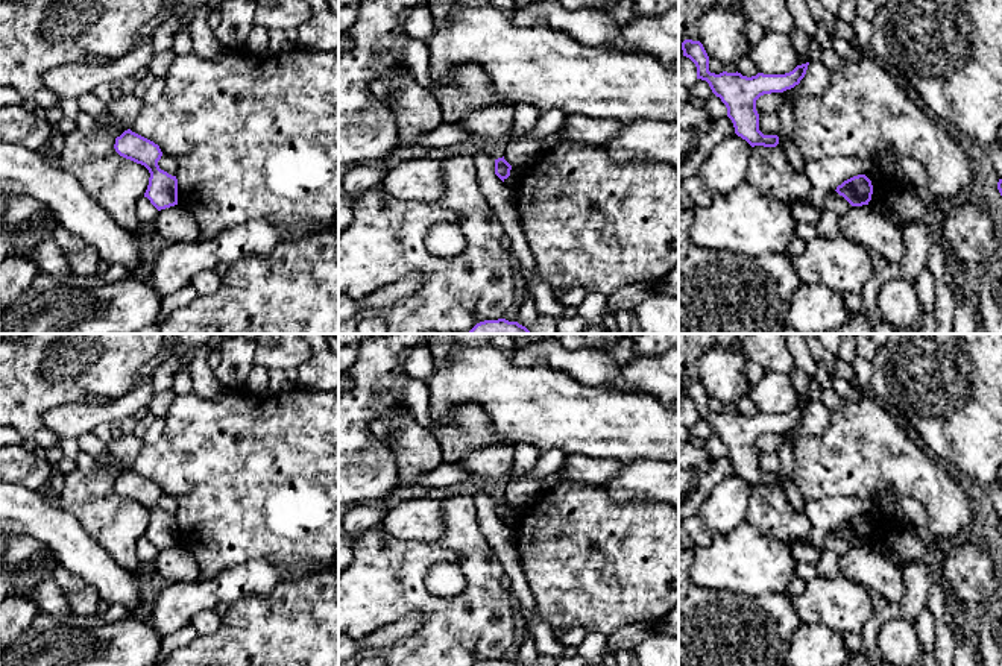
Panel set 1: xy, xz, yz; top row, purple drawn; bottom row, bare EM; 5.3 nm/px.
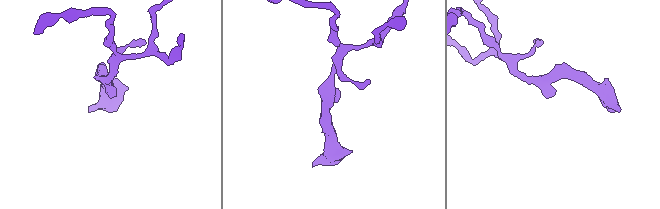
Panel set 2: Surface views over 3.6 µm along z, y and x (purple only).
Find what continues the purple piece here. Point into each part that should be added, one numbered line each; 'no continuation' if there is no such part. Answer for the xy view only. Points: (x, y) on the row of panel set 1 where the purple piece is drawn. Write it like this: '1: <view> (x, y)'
no continuation

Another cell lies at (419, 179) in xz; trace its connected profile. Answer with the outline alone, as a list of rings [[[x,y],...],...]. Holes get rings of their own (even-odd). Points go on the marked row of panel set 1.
[[[434,156],[401,161],[384,170],[380,188],[407,202],[433,203],[446,193],[440,161]]]

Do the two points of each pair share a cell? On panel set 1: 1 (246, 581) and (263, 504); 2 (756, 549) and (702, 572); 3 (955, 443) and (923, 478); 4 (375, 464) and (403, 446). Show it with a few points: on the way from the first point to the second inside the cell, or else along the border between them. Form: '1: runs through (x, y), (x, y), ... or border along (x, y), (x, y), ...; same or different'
1: border along (219, 574), (236, 565), (266, 559), (281, 577); different
2: runs through (743, 562), (715, 566); same
3: border along (937, 458), (949, 468); different
4: border along (377, 420), (377, 434), (389, 431), (398, 486); different

